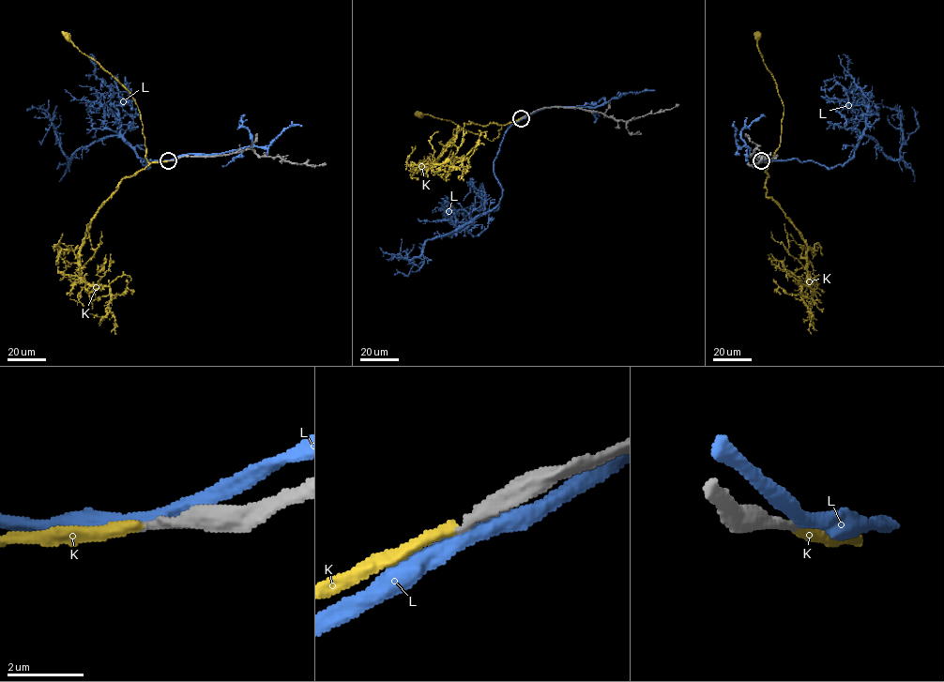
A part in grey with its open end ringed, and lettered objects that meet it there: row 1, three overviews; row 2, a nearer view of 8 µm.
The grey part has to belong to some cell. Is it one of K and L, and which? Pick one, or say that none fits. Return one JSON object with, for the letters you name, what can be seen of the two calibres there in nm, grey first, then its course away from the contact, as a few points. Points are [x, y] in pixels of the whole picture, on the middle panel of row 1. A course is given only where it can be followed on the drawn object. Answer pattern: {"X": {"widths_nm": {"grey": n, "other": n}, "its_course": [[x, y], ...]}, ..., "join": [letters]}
{"K": {"widths_nm": {"grey": 280, "other": 320}, "its_course": [[521, 118], [502, 126], [497, 137], [490, 141], [450, 121], [419, 113]]}, "join": ["K"]}

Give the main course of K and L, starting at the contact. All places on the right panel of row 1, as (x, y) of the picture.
K: (761, 161), (768, 164), (779, 146), (784, 105), (772, 76), (764, 63), (756, 36)
L: (761, 160), (795, 158), (835, 167), (854, 156), (863, 136), (897, 159), (901, 114), (890, 110)

